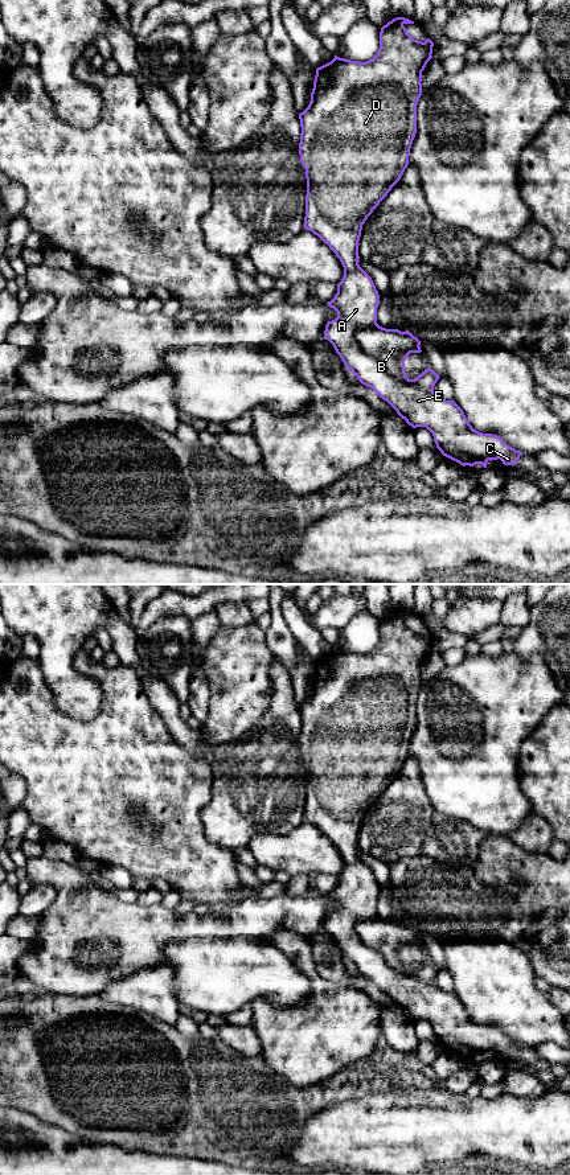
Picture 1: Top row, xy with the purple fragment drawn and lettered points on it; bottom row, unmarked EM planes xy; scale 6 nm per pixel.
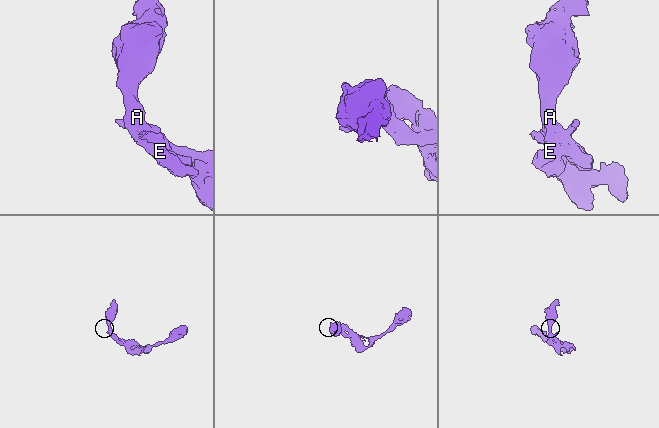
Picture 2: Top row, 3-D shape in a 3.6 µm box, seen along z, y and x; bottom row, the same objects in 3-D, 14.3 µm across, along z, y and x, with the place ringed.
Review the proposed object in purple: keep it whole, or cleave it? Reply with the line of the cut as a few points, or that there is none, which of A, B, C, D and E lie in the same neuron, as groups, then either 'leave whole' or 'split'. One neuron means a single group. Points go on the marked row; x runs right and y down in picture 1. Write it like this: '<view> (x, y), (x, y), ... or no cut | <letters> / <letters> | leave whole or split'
xy (355, 333), (359, 344), (374, 356), (392, 374), (405, 376) | A C D E / B | split

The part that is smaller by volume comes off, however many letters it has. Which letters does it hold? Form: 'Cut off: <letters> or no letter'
Cut off: B

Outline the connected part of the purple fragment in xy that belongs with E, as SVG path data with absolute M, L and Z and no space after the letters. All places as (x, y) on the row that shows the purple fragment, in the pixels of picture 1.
M395 17L381 28L380 49L372 59L358 62L335 56L331 62L317 67L311 102L299 114L302 127L299 155L307 178L304 227L327 243L344 267L344 276L337 284L337 293L327 303L337 312L337 317L327 322L324 338L333 345L346 370L350 370L362 385L373 389L409 426L413 428L426 427L432 434L436 448L443 456L463 467L481 464L487 468L488 460L497 459L504 465L516 465L522 452L509 447L497 435L473 430L463 410L454 400L446 400L434 391L418 387L406 375L391 375L384 363L366 353L356 340L358 330L377 324L380 304L380 295L372 278L358 264L358 241L362 225L401 180L409 165L410 148L417 133L417 104L422 95L422 71L432 58L434 42L430 38L425 42L414 40L403 26L405 24L414 24L414 21Z

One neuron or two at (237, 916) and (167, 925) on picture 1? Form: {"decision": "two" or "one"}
{"decision": "one"}

